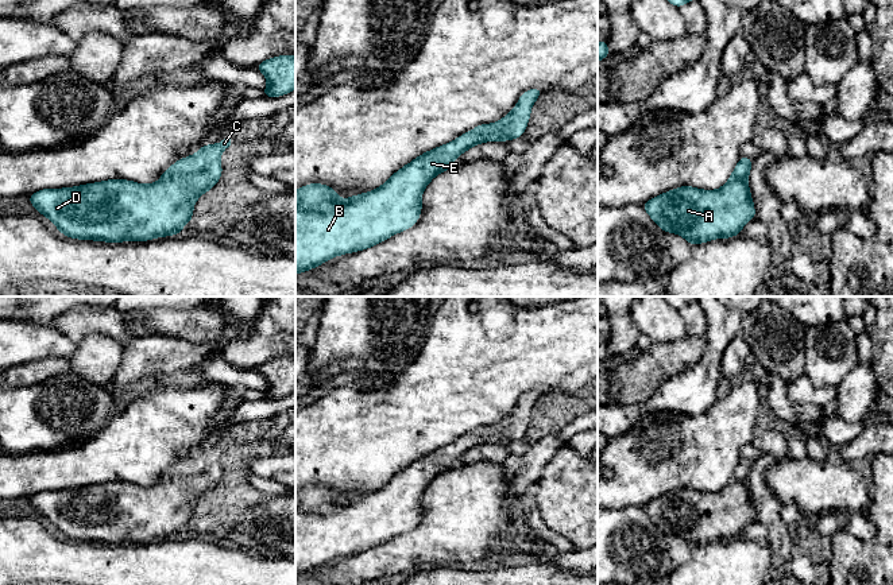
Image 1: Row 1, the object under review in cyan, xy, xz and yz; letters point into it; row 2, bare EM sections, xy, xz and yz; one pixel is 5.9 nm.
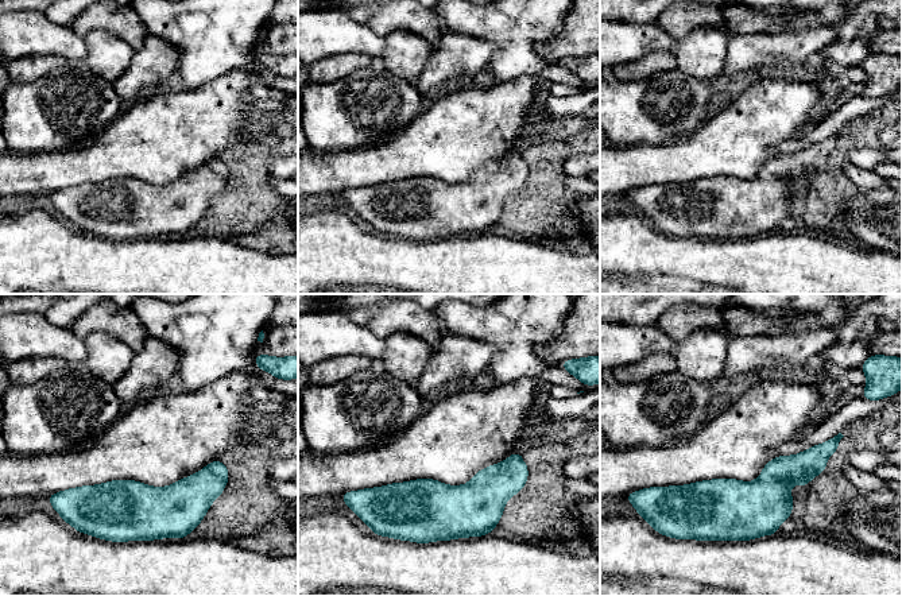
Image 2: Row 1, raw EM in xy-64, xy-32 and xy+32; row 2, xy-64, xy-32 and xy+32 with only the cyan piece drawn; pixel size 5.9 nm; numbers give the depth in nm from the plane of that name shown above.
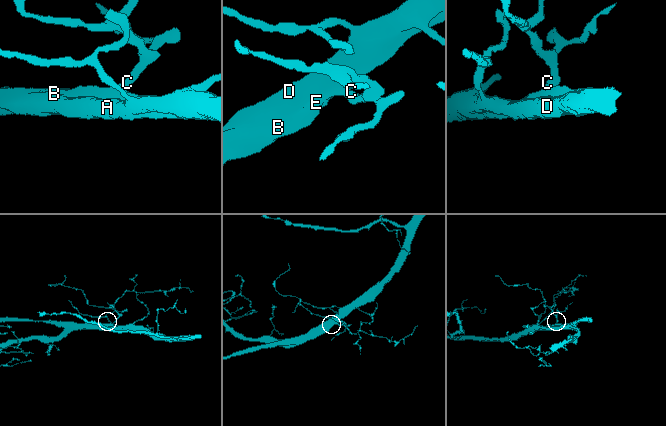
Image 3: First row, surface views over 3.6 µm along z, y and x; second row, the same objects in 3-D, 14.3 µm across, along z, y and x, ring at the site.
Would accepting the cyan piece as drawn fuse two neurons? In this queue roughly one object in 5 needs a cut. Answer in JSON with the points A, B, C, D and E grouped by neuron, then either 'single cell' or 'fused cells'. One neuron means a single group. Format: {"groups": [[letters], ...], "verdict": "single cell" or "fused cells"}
{"groups": [["A", "B", "C", "D", "E"]], "verdict": "single cell"}

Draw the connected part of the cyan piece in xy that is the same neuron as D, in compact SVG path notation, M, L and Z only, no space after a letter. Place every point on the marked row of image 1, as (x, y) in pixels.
M231 139L213 146L205 144L194 155L178 159L151 185L109 179L74 187L43 189L27 198L36 213L45 214L61 235L71 239L127 243L179 235L181 228L193 218L193 206L198 197L216 186L221 178L220 156L229 146Z

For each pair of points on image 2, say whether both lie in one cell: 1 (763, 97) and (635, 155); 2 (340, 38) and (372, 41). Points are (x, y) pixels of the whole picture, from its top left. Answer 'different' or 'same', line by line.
1: same
2: same

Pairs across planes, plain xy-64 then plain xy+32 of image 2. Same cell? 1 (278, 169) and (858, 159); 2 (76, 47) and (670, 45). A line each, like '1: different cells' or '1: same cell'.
1: same cell
2: same cell

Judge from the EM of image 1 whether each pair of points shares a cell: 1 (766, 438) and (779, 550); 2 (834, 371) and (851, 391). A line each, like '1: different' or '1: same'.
1: same
2: same

